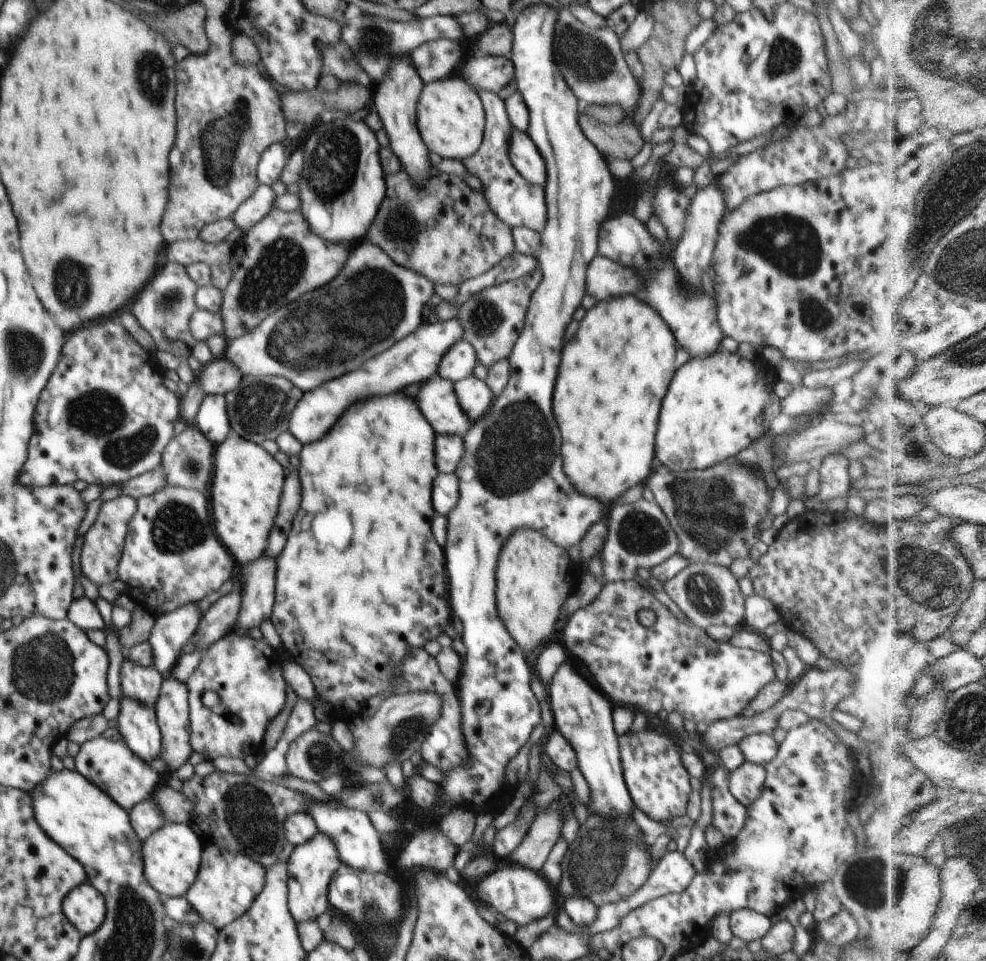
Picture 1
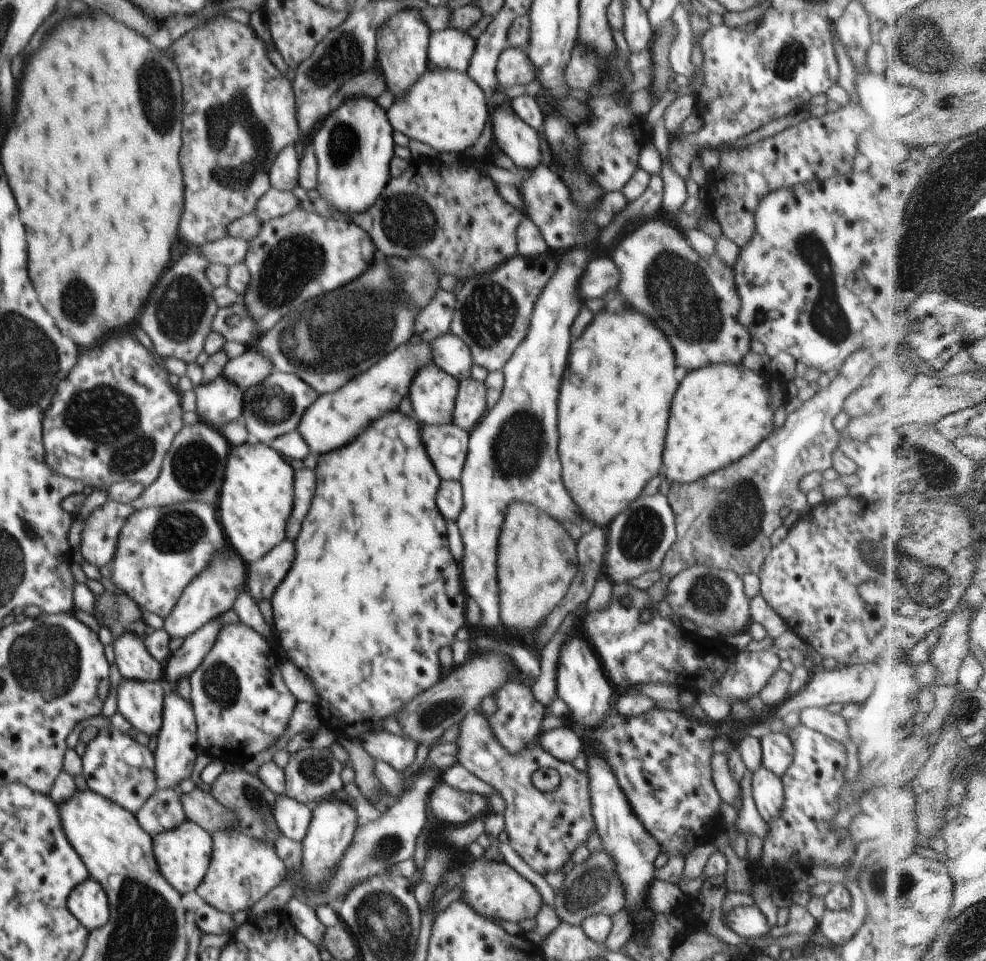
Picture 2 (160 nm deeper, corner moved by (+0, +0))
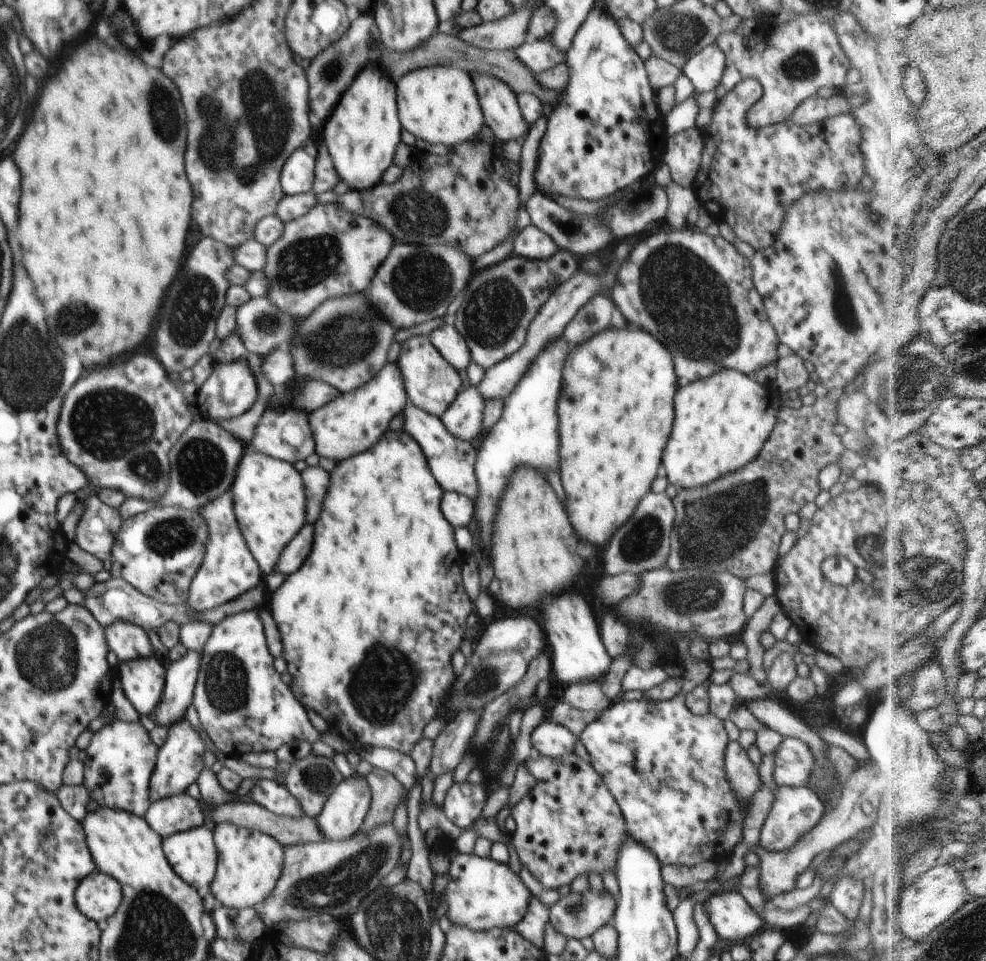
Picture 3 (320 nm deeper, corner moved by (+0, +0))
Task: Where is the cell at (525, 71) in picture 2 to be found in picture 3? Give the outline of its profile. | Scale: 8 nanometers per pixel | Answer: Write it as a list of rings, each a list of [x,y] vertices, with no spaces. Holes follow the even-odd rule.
[[[528,38],[522,46],[516,50],[518,58],[525,62],[532,74],[536,74],[551,68],[556,64],[565,62],[565,52],[558,48],[550,38]]]

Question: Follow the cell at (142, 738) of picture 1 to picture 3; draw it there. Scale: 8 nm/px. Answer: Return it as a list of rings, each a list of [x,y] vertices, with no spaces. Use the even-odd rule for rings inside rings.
[[[138,657],[122,664],[118,665],[116,669],[116,676],[122,683],[122,688],[127,696],[128,700],[133,704],[134,708],[139,714],[148,714],[152,717],[151,712],[155,709],[155,706],[160,702],[163,688],[165,685],[165,669],[162,664],[156,659],[156,657]]]

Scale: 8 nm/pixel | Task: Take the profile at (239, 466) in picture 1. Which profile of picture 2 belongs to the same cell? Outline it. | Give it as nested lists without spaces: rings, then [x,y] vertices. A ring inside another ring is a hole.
[[[251,440],[231,447],[227,458],[224,482],[220,486],[218,494],[217,514],[228,544],[231,542],[234,550],[242,557],[246,565],[260,560],[287,538],[285,532],[293,511],[294,483],[295,470],[272,447]]]

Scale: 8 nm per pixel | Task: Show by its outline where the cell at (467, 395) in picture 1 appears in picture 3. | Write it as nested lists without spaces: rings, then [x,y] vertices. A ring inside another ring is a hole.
[[[472,385],[461,390],[456,400],[439,418],[451,435],[460,440],[477,444],[483,435],[482,419],[485,400]]]

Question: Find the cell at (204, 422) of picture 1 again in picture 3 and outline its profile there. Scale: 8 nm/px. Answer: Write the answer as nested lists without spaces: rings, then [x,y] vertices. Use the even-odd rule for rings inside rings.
[[[245,359],[227,363],[215,363],[212,374],[198,388],[196,408],[202,418],[209,421],[230,420],[252,408],[258,395],[258,385],[254,373]]]

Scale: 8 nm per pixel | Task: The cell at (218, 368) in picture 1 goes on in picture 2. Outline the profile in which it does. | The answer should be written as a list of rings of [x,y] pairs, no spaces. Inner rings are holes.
[[[248,347],[242,356],[230,359],[223,374],[242,390],[264,382],[273,372],[273,364],[254,348]]]

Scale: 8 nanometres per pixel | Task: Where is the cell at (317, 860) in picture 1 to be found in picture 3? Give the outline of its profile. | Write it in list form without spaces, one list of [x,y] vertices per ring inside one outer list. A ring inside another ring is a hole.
[[[354,774],[345,778],[326,801],[323,811],[315,817],[324,840],[341,841],[355,835],[362,826],[371,805],[372,786],[364,775]]]

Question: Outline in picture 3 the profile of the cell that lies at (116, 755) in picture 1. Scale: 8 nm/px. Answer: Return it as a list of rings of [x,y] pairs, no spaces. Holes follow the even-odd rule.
[[[114,719],[97,730],[90,740],[84,762],[83,785],[99,807],[108,807],[145,818],[151,805],[149,786],[158,747],[150,741],[148,731],[140,723]]]

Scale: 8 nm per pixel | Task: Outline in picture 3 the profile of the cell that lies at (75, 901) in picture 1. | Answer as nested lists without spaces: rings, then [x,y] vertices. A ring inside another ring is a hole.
[[[102,871],[85,876],[75,890],[78,910],[94,922],[108,920],[123,901],[120,883]]]

